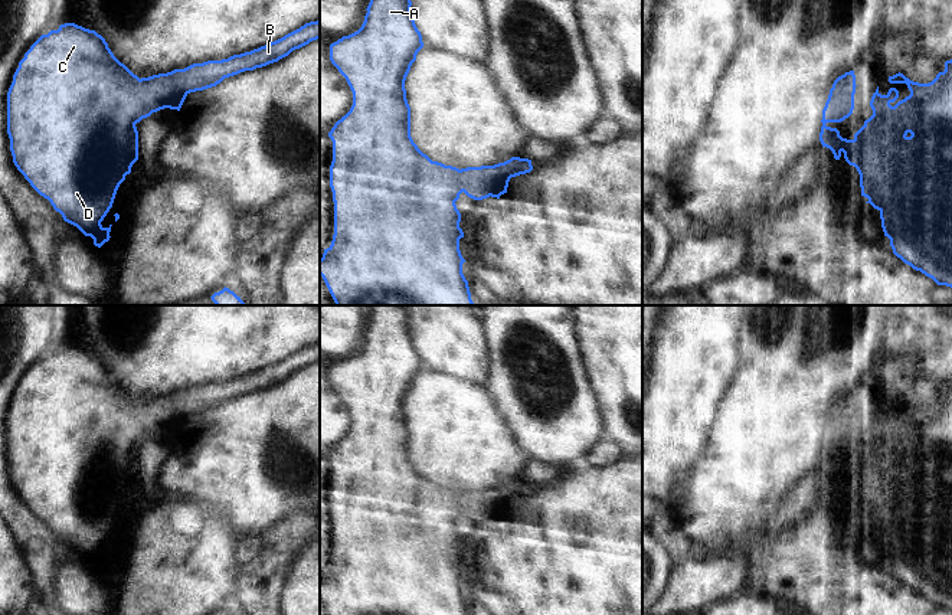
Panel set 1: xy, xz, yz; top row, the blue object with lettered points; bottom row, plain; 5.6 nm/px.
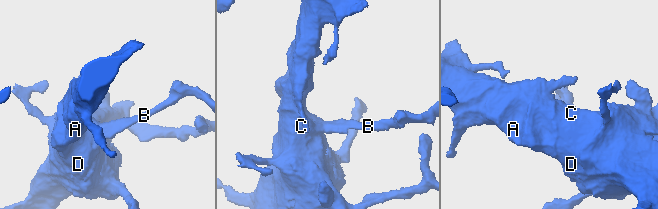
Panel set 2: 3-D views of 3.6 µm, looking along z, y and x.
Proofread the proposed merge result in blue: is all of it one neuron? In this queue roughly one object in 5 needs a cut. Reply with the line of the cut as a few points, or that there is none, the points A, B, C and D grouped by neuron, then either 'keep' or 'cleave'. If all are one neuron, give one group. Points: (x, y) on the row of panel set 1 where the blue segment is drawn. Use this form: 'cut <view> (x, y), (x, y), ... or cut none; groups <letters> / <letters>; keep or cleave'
cut none; groups A B C D; keep

